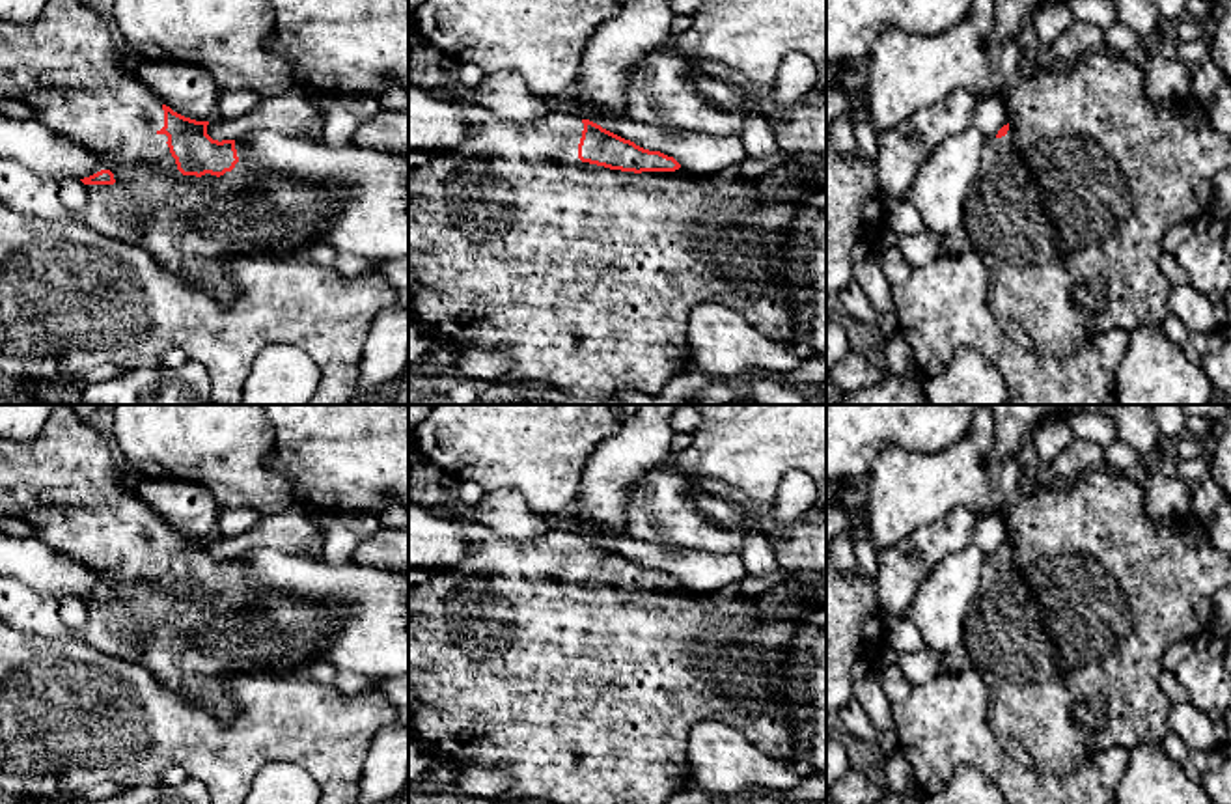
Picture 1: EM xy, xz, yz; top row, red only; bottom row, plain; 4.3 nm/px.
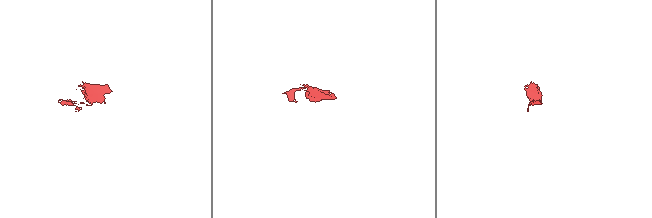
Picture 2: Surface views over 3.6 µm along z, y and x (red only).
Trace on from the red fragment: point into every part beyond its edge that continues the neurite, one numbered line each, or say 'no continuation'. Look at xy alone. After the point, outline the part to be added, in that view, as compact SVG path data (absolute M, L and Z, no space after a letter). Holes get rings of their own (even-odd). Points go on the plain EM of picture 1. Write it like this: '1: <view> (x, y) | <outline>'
1: xy (66, 484) | M69 407L56 409L48 416L41 435L35 440L30 442L0 440L0 517L22 517L24 520L30 522L34 535L39 541L43 541L47 547L71 556L78 563L103 573L110 580L108 588L114 591L116 601L88 603L90 619L88 625L80 631L84 642L114 657L147 666L157 675L159 681L162 681L170 688L177 688L181 696L188 696L190 700L196 700L198 705L209 707L224 720L235 714L235 705L224 694L224 685L228 677L256 675L256 673L287 675L298 670L304 662L321 660L319 651L325 644L325 638L330 634L336 623L336 619L330 617L323 606L313 606L310 603L302 603L298 599L285 597L280 593L250 591L244 588L241 576L231 589L226 589L220 595L211 591L205 591L201 597L198 597L196 593L183 593L177 588L175 576L172 575L170 565L166 561L168 554L159 550L164 545L162 520L127 485L127 479L118 468L106 440L95 429L91 429L84 418L76 416Z

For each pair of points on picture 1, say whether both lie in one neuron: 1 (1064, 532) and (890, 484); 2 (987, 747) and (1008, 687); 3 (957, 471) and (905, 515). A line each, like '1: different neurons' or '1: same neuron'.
1: different neurons
2: different neurons
3: same neuron

